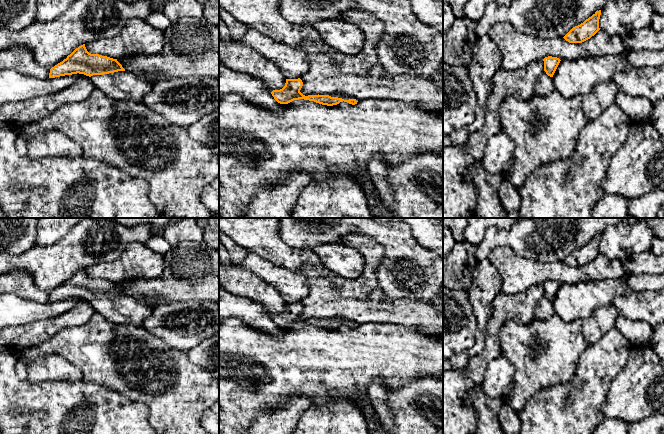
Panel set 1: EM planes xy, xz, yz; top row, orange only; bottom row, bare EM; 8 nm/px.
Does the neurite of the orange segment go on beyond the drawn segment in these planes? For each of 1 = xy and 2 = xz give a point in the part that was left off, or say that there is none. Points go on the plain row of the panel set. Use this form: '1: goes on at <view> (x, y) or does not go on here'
1: goes on at xy (123, 310)
2: goes on at xz (346, 321)

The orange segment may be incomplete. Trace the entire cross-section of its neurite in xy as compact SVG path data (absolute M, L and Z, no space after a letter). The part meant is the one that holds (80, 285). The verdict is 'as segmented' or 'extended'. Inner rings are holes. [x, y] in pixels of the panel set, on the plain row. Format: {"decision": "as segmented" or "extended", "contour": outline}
{"decision": "extended", "contour": "M85 268L52 291L49 302L77 297L89 300L95 312L119 325L142 326L152 311L151 307L127 296L117 283L89 277Z"}

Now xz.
{"decision": "extended", "contour": "M300 302L298 303L286 303L285 310L280 314L273 314L271 316L274 323L280 328L288 328L294 324L304 323L314 325L316 327L333 330L340 326L347 326L355 329L359 325L349 319L332 317L330 319L303 319L300 314L303 310L303 306Z"}

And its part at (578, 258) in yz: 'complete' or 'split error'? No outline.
complete

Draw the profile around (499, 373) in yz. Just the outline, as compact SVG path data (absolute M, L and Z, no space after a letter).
M503 355L492 359L486 367L484 379L480 384L483 392L490 398L502 397L514 373L514 365Z

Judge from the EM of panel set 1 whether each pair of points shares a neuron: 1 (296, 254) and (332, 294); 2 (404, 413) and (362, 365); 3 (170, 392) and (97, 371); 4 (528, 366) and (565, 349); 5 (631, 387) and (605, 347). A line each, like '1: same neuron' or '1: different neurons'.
1: different neurons
2: different neurons
3: same neuron
4: same neuron
5: different neurons

